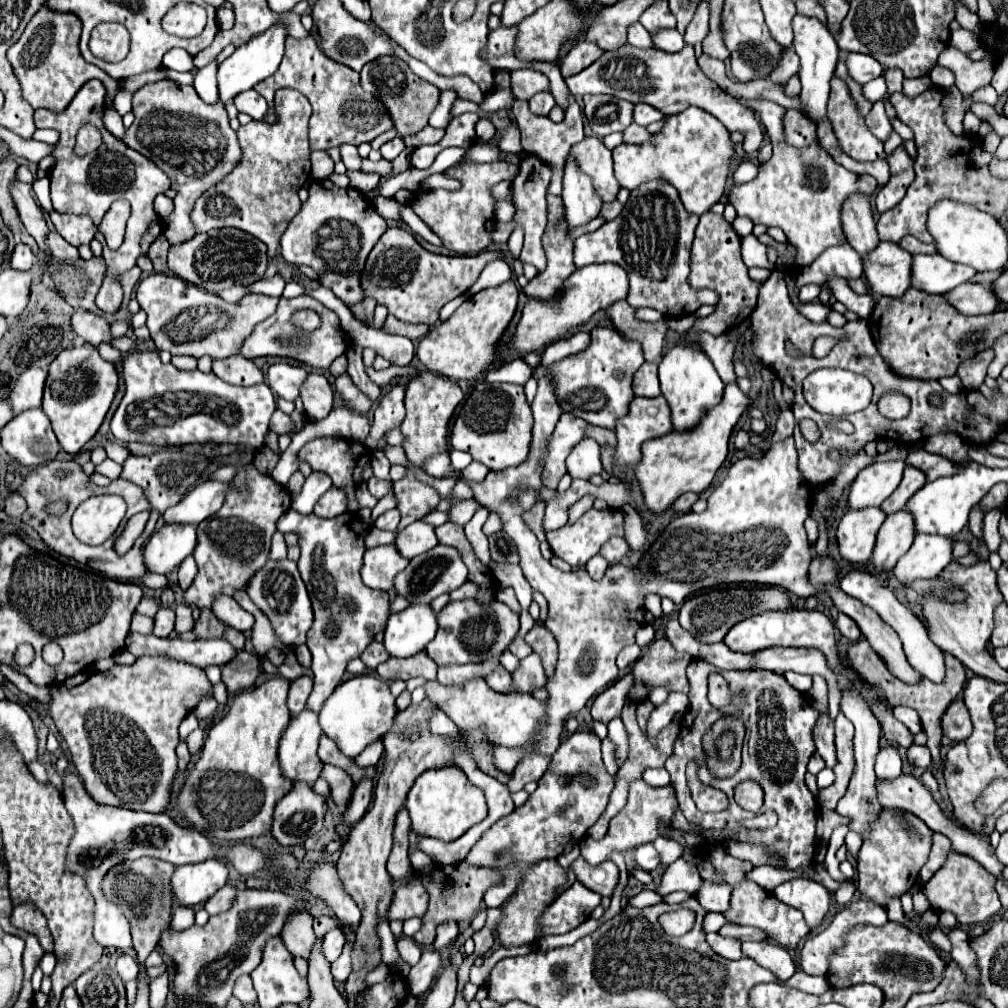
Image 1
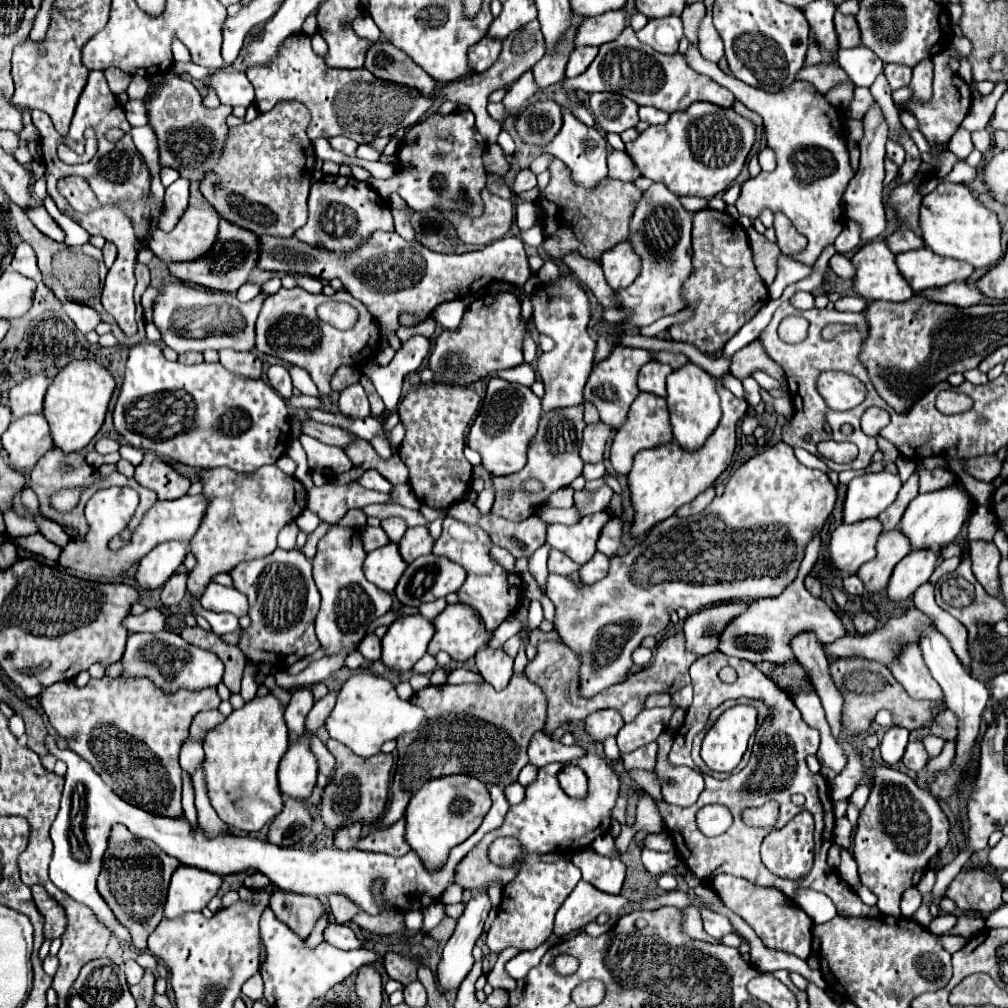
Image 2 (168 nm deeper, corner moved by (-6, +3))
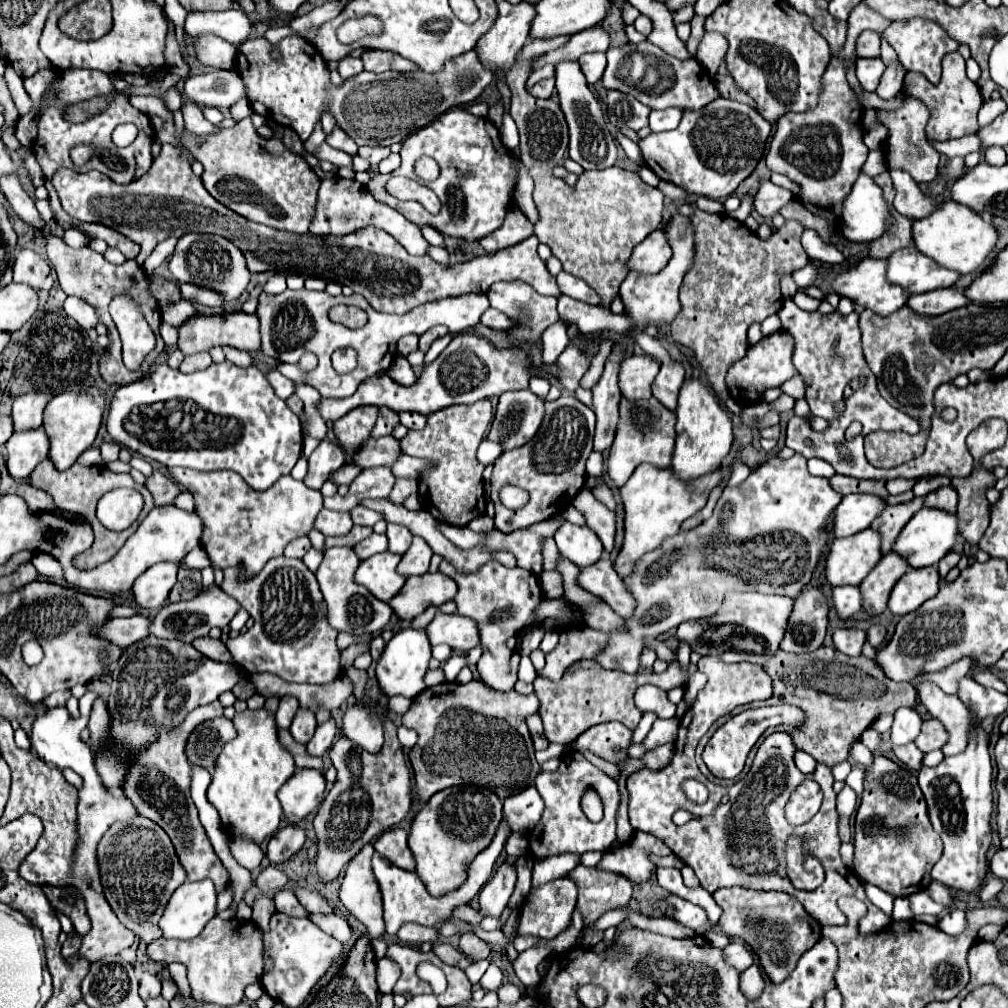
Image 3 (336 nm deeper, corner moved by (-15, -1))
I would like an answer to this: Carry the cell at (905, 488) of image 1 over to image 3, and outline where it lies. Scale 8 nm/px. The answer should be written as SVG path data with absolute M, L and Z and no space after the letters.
M913 497L907 503L899 503L899 505L889 505L887 509L883 509L883 513L871 523L871 527L875 531L879 531L883 535L883 543L881 543L881 551L889 553L897 535L901 533L901 529L907 525L907 521L923 507L923 497Z

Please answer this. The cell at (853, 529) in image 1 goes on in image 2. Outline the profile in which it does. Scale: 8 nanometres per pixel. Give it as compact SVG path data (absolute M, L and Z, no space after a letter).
M864 519L852 525L838 525L830 535L830 563L844 573L856 573L860 565L876 557L874 545L882 525L878 519Z

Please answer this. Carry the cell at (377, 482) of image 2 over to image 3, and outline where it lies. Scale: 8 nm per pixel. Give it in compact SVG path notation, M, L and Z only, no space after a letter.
M371 467L363 469L355 481L349 485L349 493L345 497L333 495L325 497L325 507L333 511L351 511L357 507L363 499L381 499L389 497L395 483L395 475L389 467Z

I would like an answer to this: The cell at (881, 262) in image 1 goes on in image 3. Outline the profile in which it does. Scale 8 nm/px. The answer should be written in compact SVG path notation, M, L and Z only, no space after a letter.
M865 257L853 269L839 275L833 281L833 289L849 297L855 305L883 317L901 309L909 299L901 287L887 283L887 259L875 257Z

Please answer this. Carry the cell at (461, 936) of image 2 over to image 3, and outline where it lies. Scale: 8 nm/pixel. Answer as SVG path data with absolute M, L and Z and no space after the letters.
M503 863L479 893L479 913L483 917L499 917L515 887L515 867Z

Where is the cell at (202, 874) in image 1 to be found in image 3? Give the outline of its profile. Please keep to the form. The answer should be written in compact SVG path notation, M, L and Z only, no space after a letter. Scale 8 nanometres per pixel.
M209 879L203 881L185 881L169 899L169 905L159 921L163 937L167 939L193 939L197 937L203 927L217 915L217 891Z

